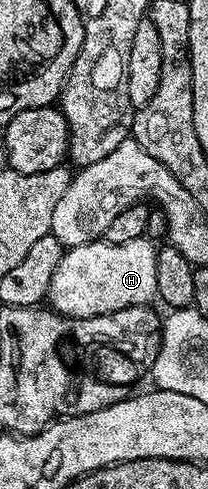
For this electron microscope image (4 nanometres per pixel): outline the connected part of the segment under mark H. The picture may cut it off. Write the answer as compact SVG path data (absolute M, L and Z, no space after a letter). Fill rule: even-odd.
M144 237L124 243L96 241L66 248L61 257L61 265L57 265L57 273L53 273L53 281L49 285L46 302L50 310L58 311L69 319L88 319L121 309L154 304L157 299L157 247L149 240Z

